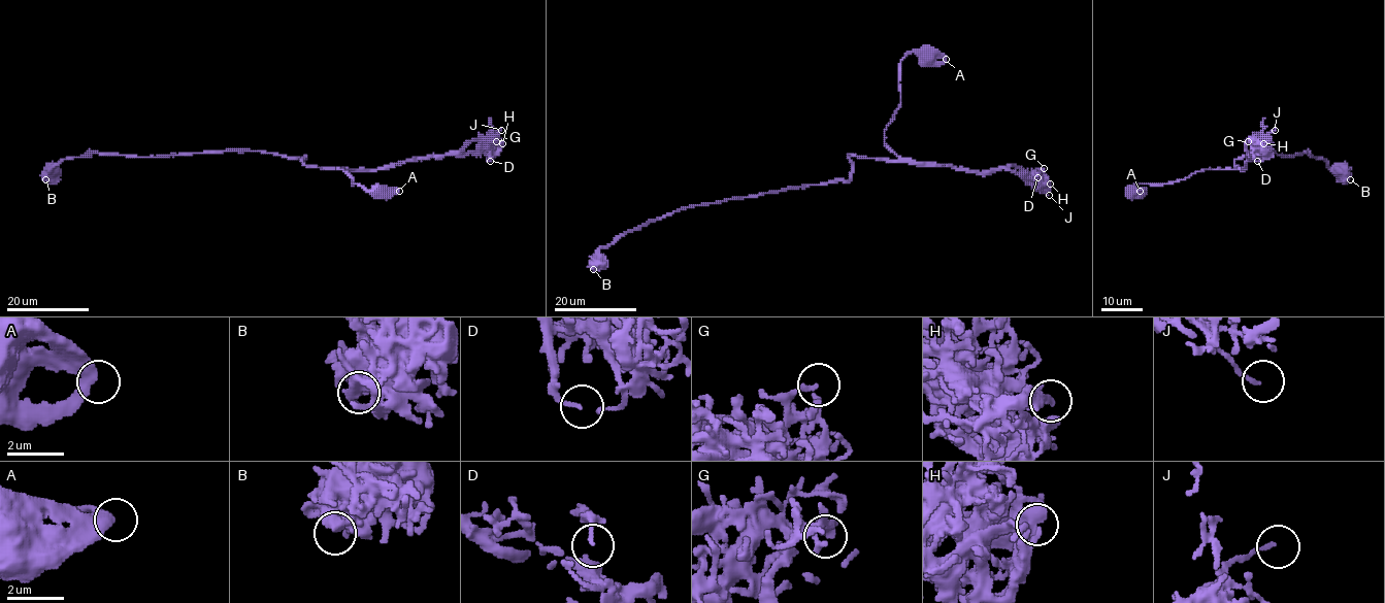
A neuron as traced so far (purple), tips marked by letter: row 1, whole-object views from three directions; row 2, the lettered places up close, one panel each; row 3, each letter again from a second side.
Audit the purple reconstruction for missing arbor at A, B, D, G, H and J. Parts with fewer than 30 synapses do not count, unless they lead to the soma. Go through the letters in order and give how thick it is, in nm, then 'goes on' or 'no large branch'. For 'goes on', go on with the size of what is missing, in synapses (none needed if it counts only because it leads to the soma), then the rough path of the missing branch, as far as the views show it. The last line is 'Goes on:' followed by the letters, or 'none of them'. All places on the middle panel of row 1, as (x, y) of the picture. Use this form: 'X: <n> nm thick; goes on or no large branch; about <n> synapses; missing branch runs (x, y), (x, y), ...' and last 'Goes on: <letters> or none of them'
A: 320 nm thick; no large branch
B: 440 nm thick; no large branch
D: 90 nm thick; no large branch
G: 180 nm thick; no large branch
H: 190 nm thick; no large branch
J: 120 nm thick; no large branch
Goes on: none of them

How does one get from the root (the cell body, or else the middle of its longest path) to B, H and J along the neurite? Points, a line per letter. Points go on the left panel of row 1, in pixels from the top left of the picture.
B: (381, 192), (352, 186), (336, 169), (354, 170), (252, 151), (93, 153), (60, 161), (45, 179)
H: (381, 192), (352, 186), (350, 176), (336, 169), (382, 170), (502, 143)
J: (381, 192), (352, 186), (350, 176), (336, 169), (382, 170), (431, 157), (465, 156), (501, 130)

